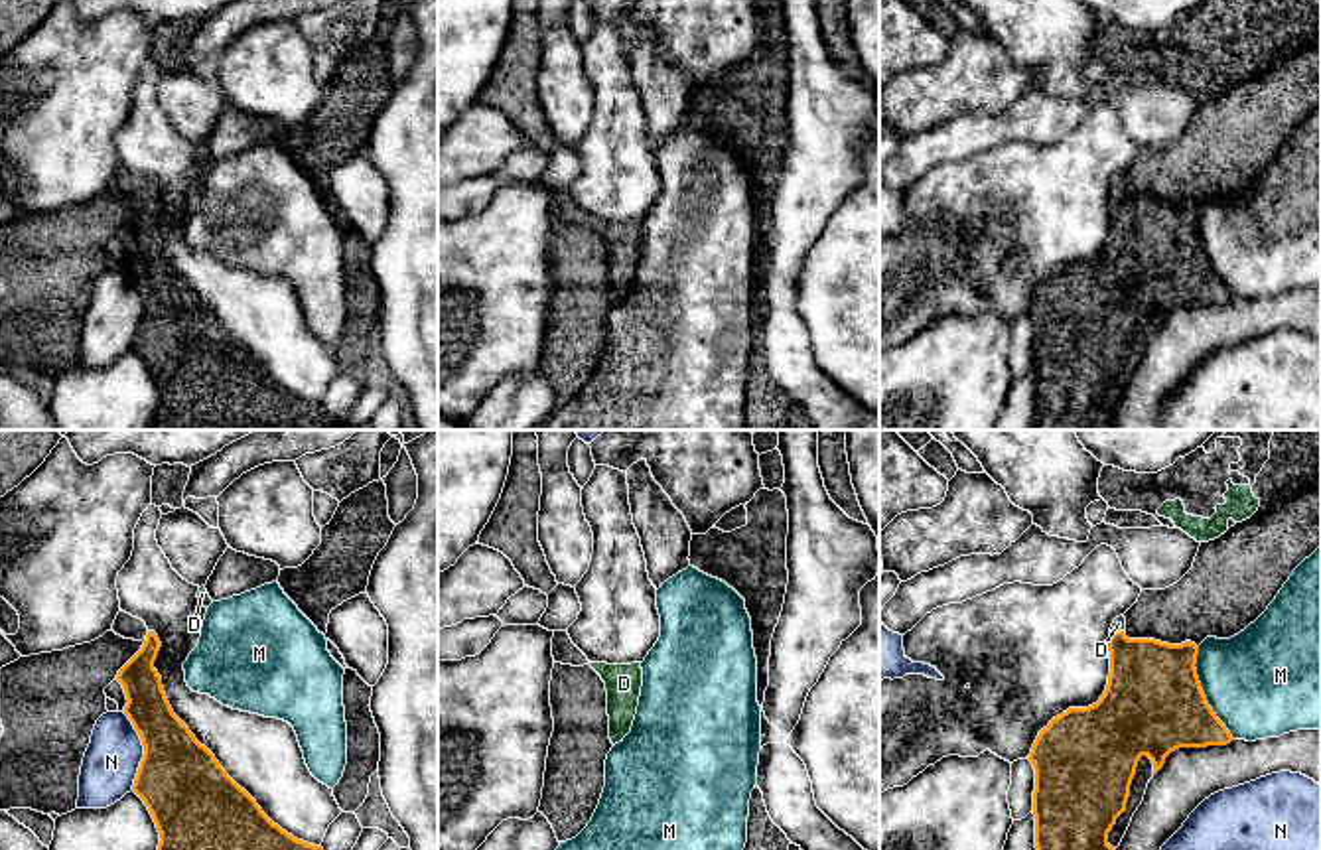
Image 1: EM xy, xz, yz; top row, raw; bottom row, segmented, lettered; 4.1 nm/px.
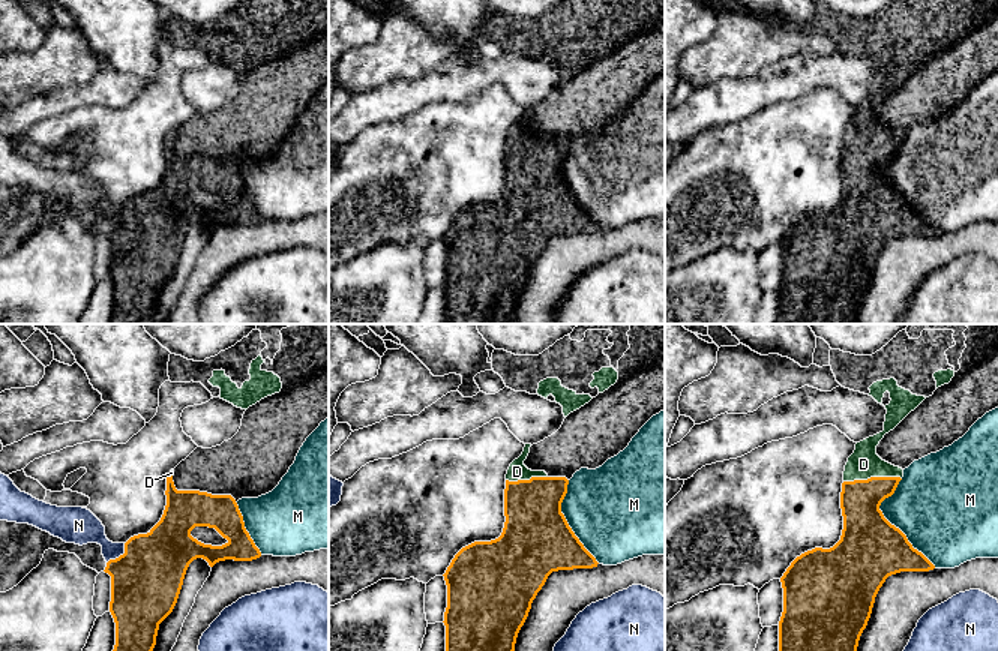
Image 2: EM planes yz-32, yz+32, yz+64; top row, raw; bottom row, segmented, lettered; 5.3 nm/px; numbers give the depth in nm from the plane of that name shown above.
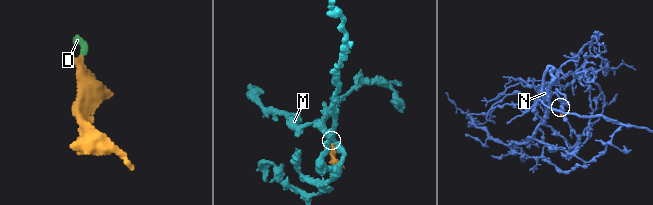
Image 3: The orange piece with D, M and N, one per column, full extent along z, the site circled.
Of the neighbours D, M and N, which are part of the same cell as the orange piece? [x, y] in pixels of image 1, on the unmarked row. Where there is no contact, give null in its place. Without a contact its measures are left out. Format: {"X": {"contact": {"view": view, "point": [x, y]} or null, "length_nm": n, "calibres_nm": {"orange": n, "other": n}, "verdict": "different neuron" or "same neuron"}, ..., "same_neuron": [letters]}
{"D": {"contact": {"view": "yz", "point": [1116, 190]}, "length_nm": 60, "calibres_nm": {"orange": 340, "other": 50}, "verdict": "same neuron"}, "M": {"contact": {"view": "yz", "point": [1203, 251]}, "length_nm": 400, "calibres_nm": {"orange": 400, "other": 460}, "verdict": "different neuron"}, "N": {"contact": {"view": "xy", "point": [144, 310]}, "length_nm": 320, "calibres_nm": {"orange": 360, "other": 220}, "verdict": "different neuron"}, "same_neuron": ["D"]}

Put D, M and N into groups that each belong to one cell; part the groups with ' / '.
D / M / N

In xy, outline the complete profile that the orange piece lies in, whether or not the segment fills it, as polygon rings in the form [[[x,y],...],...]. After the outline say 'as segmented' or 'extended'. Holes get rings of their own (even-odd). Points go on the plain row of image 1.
[[[148,189],[142,207],[116,233],[128,258],[124,272],[144,304],[132,349],[160,390],[154,430],[345,430],[321,404],[298,398],[274,383],[174,272],[154,227],[160,205],[158,193]]]; as segmented

